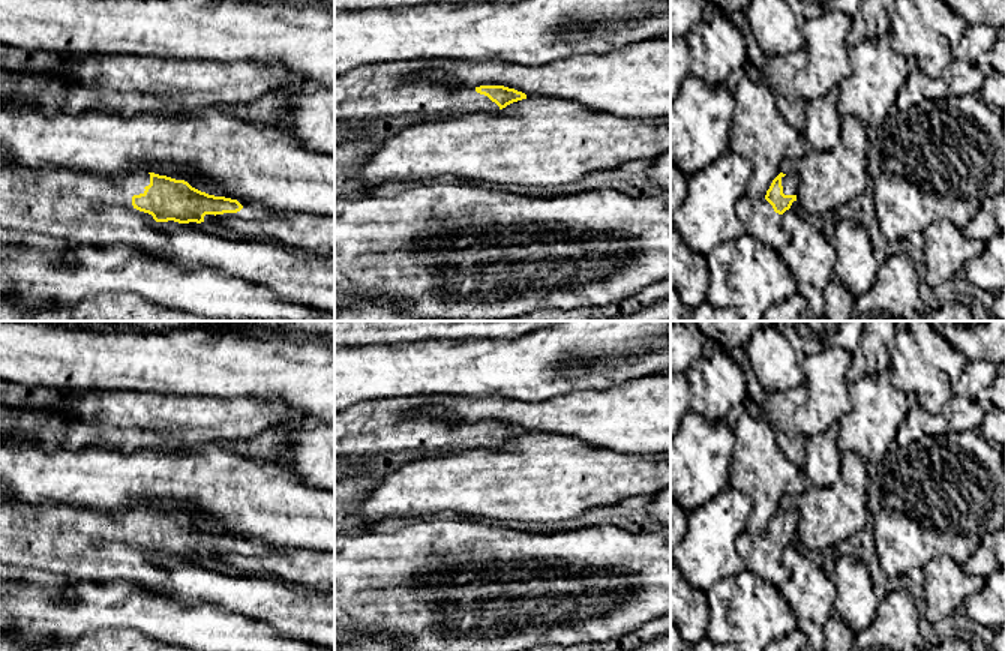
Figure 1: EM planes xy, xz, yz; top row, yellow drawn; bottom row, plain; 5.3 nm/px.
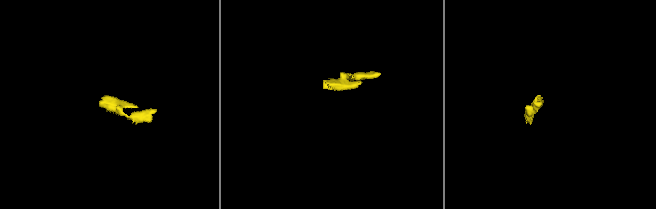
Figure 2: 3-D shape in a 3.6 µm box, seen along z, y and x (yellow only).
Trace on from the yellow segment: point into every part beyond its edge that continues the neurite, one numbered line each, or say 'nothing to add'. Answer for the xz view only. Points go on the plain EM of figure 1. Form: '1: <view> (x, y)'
1: xz (381, 426)

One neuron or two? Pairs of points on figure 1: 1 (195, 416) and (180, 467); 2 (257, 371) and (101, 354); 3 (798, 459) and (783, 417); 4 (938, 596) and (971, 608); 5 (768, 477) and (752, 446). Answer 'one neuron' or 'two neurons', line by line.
1: two neurons
2: one neuron
3: one neuron
4: two neurons
5: one neuron

